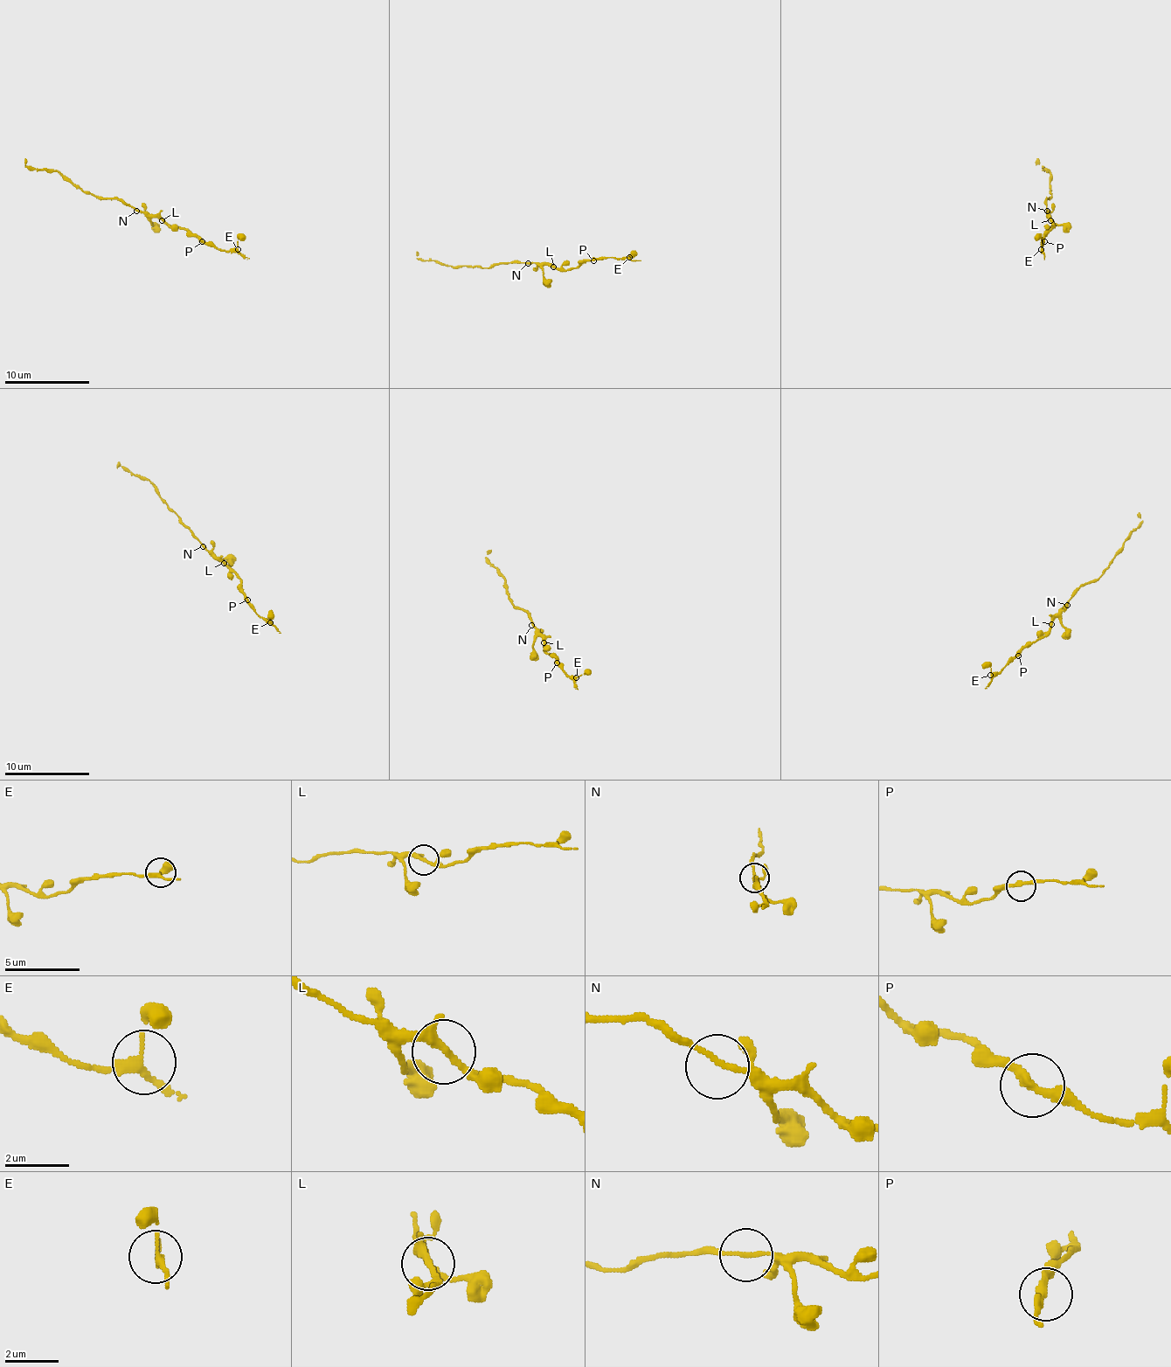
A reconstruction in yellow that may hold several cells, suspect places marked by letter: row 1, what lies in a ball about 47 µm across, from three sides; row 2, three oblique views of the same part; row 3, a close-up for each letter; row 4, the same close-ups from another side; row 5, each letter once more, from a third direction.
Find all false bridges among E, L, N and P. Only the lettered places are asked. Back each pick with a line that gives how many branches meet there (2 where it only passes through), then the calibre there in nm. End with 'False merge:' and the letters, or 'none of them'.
False merge: none of them

